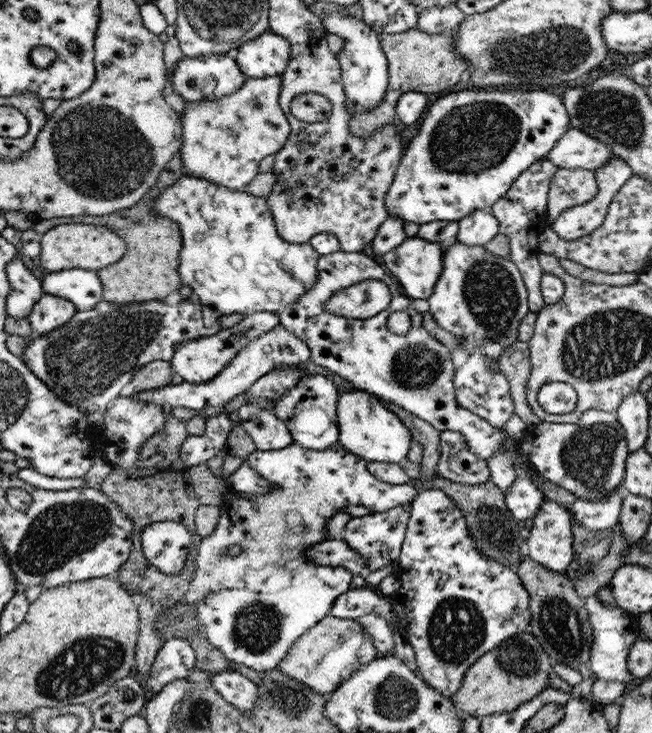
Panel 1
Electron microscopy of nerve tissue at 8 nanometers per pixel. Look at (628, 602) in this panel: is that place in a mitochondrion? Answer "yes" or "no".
no

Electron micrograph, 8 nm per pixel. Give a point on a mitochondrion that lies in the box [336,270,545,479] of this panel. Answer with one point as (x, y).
(417, 367)

